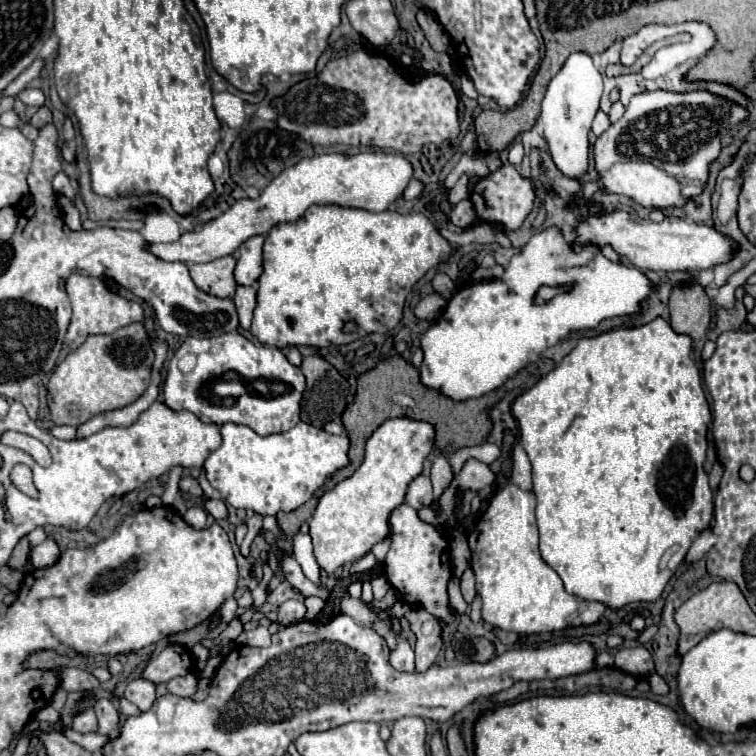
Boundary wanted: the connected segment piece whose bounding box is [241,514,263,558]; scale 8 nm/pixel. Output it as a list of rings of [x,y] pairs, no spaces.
[[[255,514],[255,516],[251,516],[251,518],[247,520],[247,534],[245,534],[245,540],[243,540],[243,544],[241,544],[241,554],[243,554],[245,558],[249,556],[249,548],[251,548],[253,540],[255,540],[255,536],[259,534],[261,526],[263,526],[263,516],[261,516],[261,514]]]

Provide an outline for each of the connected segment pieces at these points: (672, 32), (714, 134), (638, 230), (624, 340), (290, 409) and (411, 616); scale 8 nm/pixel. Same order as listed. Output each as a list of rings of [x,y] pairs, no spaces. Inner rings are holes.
[[[683,22],[683,24],[675,24],[675,26],[663,26],[663,24],[649,24],[643,26],[639,32],[635,32],[633,36],[627,36],[623,40],[623,50],[621,50],[621,64],[623,66],[631,66],[649,46],[659,44],[659,50],[655,52],[655,56],[651,58],[651,62],[647,66],[643,66],[641,74],[643,78],[657,78],[667,74],[669,70],[677,68],[679,64],[685,62],[695,62],[699,58],[703,58],[715,44],[715,34],[713,30],[703,24],[703,22]]]
[[[665,90],[643,92],[631,98],[623,118],[609,126],[595,142],[595,166],[599,170],[599,180],[607,192],[625,194],[641,206],[649,208],[671,208],[683,206],[689,198],[697,196],[707,180],[709,164],[717,158],[721,150],[721,134],[729,134],[741,120],[747,118],[747,110],[735,106],[723,98],[709,92],[685,92],[673,94]]]
[[[583,194],[571,196],[569,210],[573,212],[587,210],[587,214],[583,214],[575,226],[575,234],[577,234],[575,242],[579,242],[579,246],[589,246],[589,244],[599,248],[613,246],[617,248],[617,254],[621,258],[631,260],[639,270],[675,272],[675,270],[709,268],[727,262],[735,248],[731,238],[719,234],[711,226],[693,224],[677,216],[667,216],[661,224],[657,224],[649,218],[639,218],[637,214],[629,214],[629,212],[605,212],[601,202],[591,202]]]
[[[657,316],[649,324],[635,328],[613,328],[593,338],[581,338],[577,346],[563,358],[563,362],[539,380],[531,390],[521,394],[513,402],[513,416],[519,422],[519,440],[533,466],[533,492],[537,496],[537,526],[539,526],[539,550],[543,560],[561,576],[565,590],[583,600],[603,602],[609,608],[623,608],[629,602],[653,602],[661,596],[667,580],[683,562],[691,542],[709,528],[713,520],[713,494],[703,472],[707,450],[707,424],[711,422],[711,410],[703,392],[701,372],[691,360],[691,338],[685,334],[673,334],[669,320]]]
[[[223,334],[217,338],[187,338],[179,350],[175,350],[173,358],[169,360],[167,378],[163,384],[163,402],[171,410],[189,410],[197,414],[203,422],[221,426],[225,422],[243,424],[249,426],[253,432],[261,436],[279,434],[291,430],[299,422],[299,402],[305,390],[305,376],[297,366],[291,366],[285,358],[285,354],[279,348],[269,346],[255,346],[251,340],[247,340],[243,334]],[[185,354],[197,354],[197,362],[191,372],[179,370],[179,360]]]
[[[409,608],[405,620],[417,636],[415,644],[415,672],[425,672],[437,658],[441,648],[441,624],[423,608]]]

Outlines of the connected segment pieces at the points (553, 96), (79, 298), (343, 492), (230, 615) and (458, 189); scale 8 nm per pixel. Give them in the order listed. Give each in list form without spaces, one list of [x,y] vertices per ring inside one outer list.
[[[575,52],[567,58],[563,68],[549,82],[541,104],[543,136],[547,140],[551,158],[555,166],[573,180],[579,180],[579,176],[587,174],[589,170],[589,132],[591,132],[591,122],[599,110],[601,92],[603,92],[603,80],[591,56],[585,52]]]
[[[71,274],[67,278],[67,294],[73,304],[73,318],[69,324],[69,330],[65,334],[65,344],[71,350],[77,350],[87,334],[111,334],[113,330],[121,326],[129,326],[133,322],[143,322],[143,308],[137,302],[131,302],[115,292],[111,292],[101,278],[89,278],[81,274]]]
[[[391,418],[383,422],[365,444],[365,458],[353,476],[325,492],[309,520],[309,536],[317,564],[333,574],[337,568],[365,556],[387,534],[389,514],[403,504],[409,482],[423,472],[423,460],[433,448],[435,430],[427,422]]]
[[[232,597],[226,600],[217,612],[221,616],[222,622],[229,623],[233,618],[235,618],[237,609],[237,601],[234,597]]]
[[[463,174],[461,178],[459,178],[459,182],[449,190],[449,204],[451,206],[455,206],[457,202],[461,202],[463,198],[467,198],[467,180],[469,180],[469,176],[467,174]]]

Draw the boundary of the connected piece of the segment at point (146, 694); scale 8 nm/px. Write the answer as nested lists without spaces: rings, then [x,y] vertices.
[[[137,678],[137,680],[133,680],[133,682],[127,684],[125,698],[129,702],[133,702],[141,712],[145,712],[155,702],[155,684],[149,682],[149,680],[145,680],[145,678]]]

